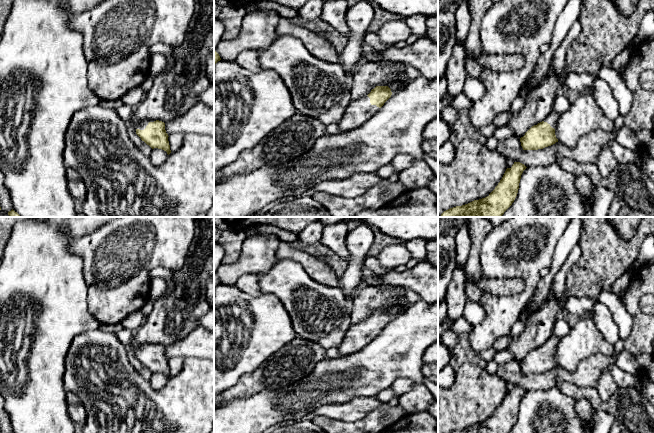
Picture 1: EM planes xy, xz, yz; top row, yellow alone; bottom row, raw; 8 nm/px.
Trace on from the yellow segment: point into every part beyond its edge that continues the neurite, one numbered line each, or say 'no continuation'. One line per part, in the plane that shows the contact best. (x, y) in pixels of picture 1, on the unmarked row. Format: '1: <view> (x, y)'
1: xy (142, 349)

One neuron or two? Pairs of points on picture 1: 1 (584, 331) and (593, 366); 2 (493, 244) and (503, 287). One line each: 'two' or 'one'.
1: two
2: two

